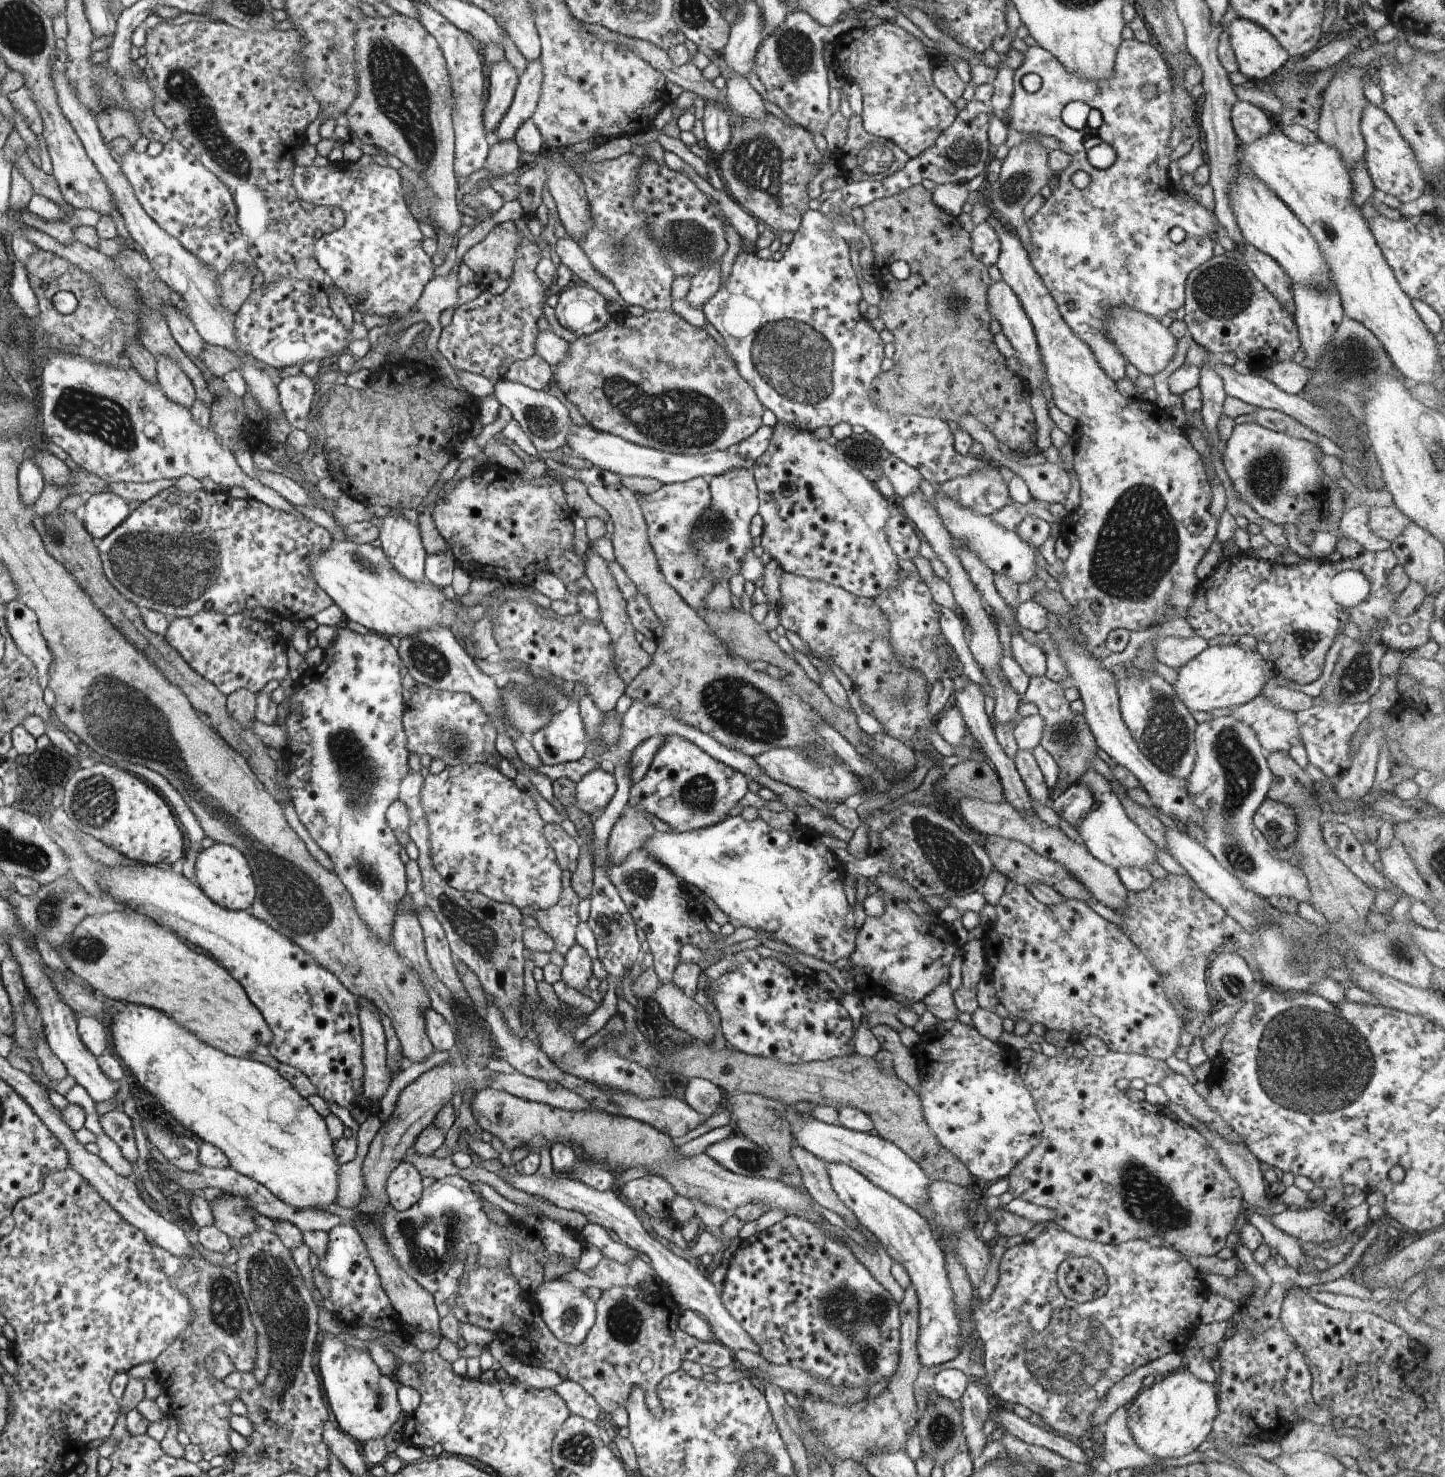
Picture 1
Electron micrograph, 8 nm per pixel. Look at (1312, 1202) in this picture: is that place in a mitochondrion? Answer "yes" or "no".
no

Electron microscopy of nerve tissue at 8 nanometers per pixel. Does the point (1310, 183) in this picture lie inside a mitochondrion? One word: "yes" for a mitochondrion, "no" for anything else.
no

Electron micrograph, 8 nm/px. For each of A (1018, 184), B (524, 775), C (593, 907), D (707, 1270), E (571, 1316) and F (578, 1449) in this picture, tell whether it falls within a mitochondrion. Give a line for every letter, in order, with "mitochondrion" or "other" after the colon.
A: mitochondrion
B: other
C: other
D: other
E: mitochondrion
F: mitochondrion

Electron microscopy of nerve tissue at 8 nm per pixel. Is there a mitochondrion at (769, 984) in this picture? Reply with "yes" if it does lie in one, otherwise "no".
no

